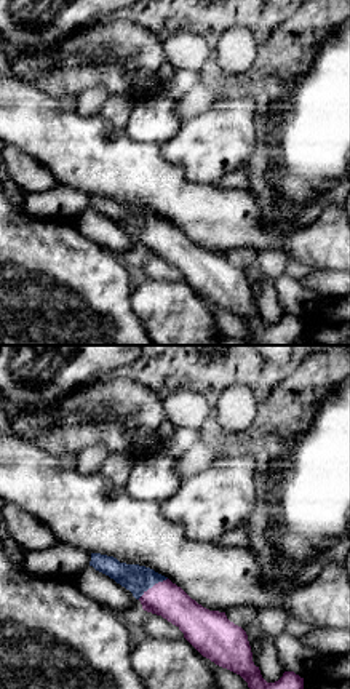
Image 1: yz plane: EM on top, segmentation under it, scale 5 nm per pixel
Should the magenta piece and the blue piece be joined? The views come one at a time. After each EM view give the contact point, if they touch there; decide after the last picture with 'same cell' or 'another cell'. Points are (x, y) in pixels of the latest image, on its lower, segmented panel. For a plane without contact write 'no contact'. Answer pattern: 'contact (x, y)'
contact (154, 585)

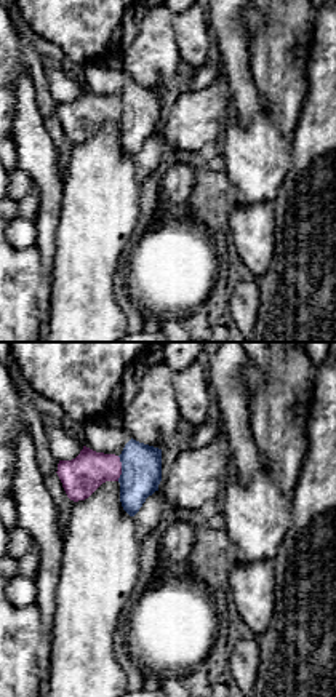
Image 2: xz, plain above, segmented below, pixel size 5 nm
contact (120, 469)

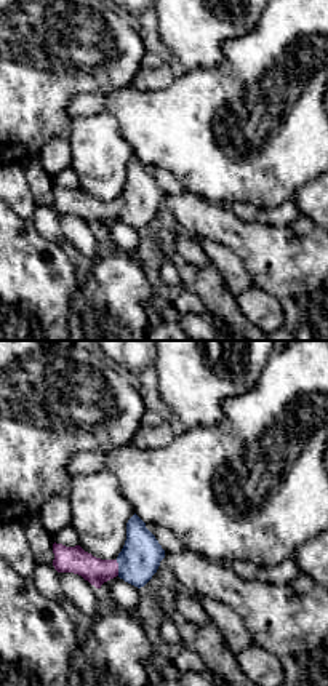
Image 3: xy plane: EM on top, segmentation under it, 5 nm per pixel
contact (117, 568)

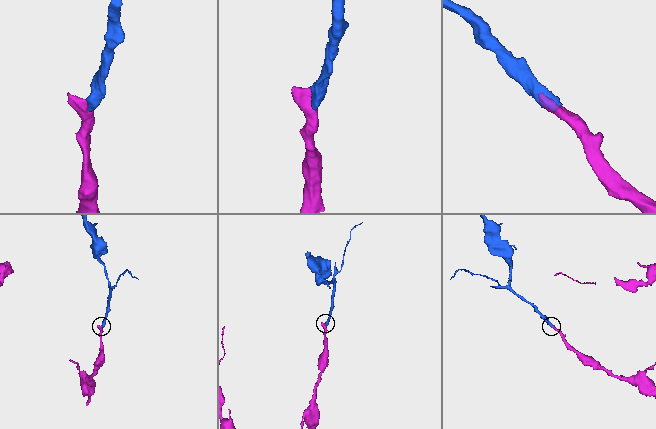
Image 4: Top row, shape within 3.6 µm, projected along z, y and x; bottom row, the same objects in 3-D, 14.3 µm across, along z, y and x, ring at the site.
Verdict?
same cell

